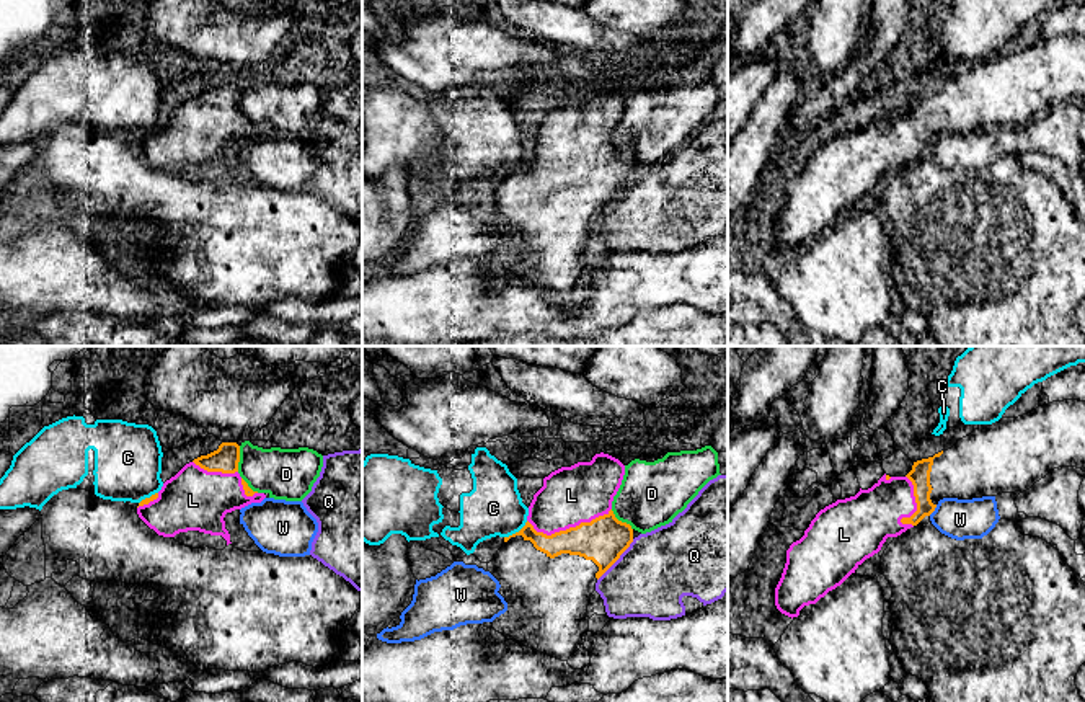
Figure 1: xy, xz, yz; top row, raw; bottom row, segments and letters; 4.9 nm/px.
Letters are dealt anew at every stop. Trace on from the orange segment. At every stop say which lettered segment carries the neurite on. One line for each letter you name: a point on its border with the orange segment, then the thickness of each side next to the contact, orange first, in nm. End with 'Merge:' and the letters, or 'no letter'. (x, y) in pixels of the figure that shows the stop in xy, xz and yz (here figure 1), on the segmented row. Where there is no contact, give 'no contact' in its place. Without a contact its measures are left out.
L: contact xz (570, 528); calibres 220 and 280 nm
Merge: L

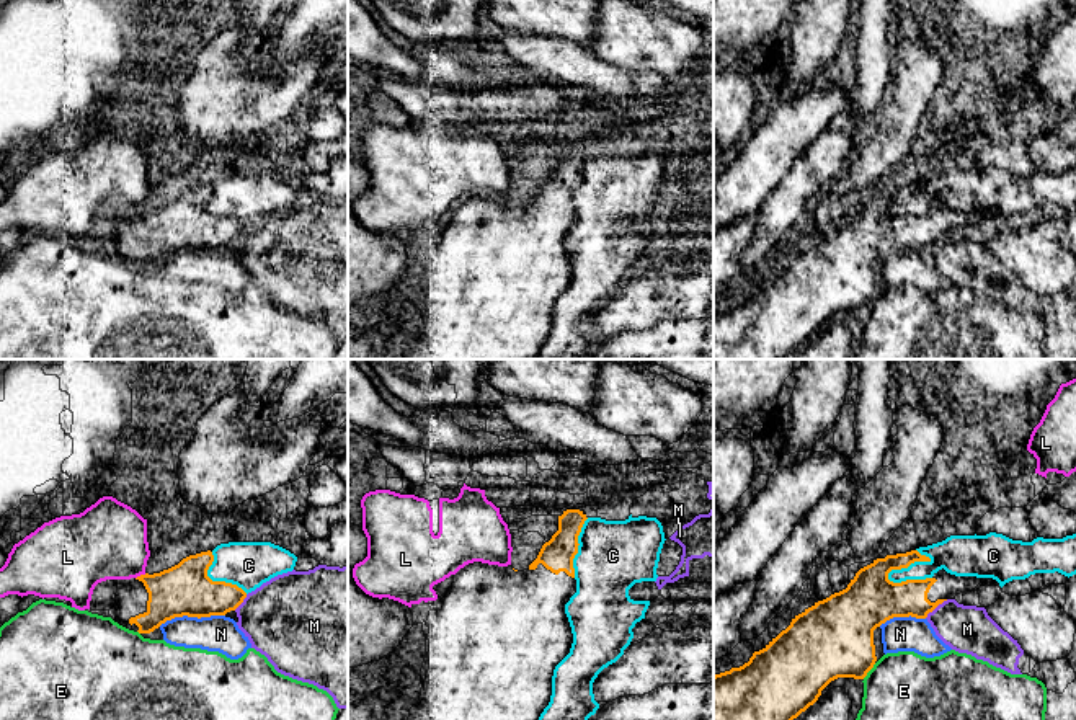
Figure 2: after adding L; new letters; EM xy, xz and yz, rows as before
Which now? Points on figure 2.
Merge: no letter

